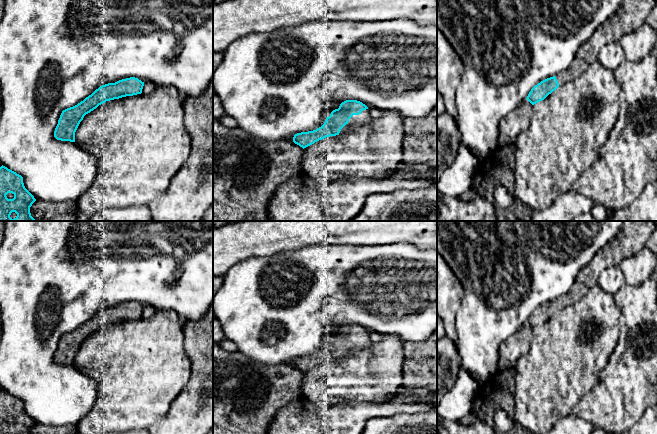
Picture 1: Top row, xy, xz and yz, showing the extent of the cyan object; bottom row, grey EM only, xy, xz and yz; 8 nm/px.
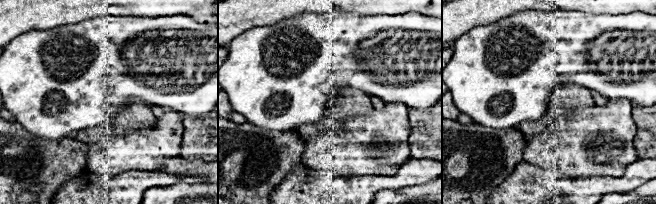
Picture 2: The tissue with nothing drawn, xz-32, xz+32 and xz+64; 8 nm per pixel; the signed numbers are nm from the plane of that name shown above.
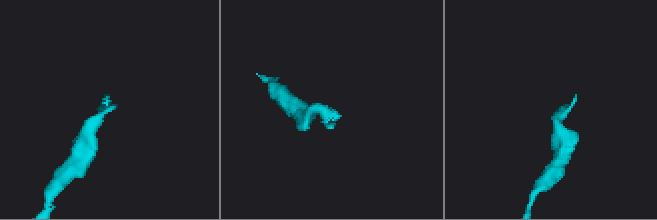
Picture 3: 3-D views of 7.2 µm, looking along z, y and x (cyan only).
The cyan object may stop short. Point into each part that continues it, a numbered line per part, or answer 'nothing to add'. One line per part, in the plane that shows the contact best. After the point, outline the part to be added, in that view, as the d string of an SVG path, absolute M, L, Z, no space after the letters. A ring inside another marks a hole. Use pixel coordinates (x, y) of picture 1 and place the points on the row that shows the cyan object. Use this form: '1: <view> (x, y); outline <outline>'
1: xz (363, 118); outline M369 109L363 110L359 115L353 115L349 122L341 129L341 131L345 130L348 126L359 126L364 125L371 122L371 116L369 113Z

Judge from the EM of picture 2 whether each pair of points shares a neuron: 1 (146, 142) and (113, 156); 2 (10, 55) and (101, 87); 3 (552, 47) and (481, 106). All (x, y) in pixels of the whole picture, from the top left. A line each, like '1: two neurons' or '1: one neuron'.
1: one neuron
2: one neuron
3: one neuron

